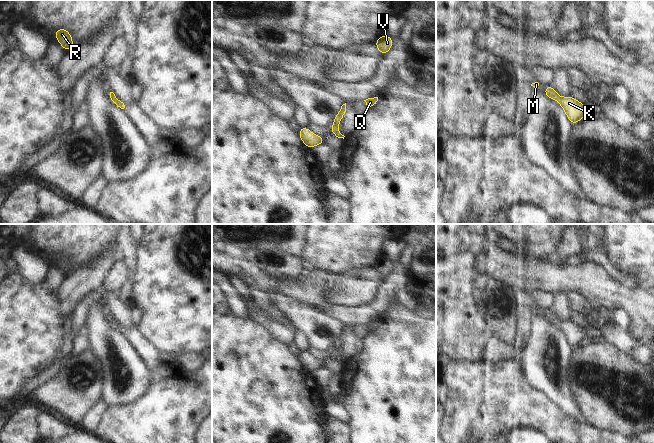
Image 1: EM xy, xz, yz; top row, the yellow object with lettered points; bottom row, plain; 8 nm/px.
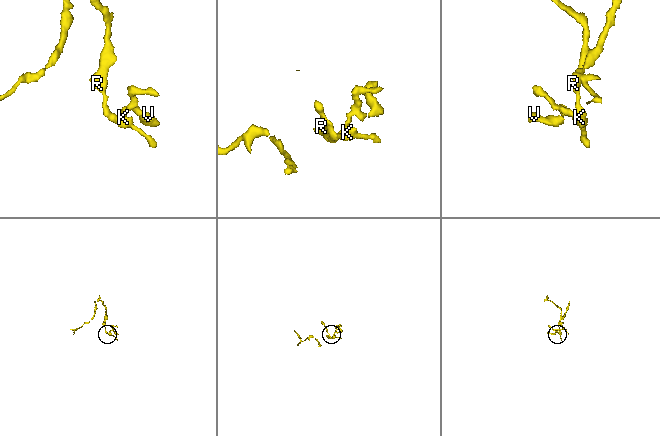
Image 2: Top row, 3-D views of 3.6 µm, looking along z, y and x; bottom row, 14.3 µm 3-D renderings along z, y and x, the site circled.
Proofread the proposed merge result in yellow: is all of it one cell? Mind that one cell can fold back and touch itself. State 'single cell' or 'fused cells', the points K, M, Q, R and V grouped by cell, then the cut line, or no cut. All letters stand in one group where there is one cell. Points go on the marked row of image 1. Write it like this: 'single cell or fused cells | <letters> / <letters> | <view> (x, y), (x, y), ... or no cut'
single cell | K M Q R V | no cut

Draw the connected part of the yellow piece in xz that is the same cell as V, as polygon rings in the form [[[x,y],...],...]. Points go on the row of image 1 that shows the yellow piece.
[[[383,35],[382,37],[378,38],[375,41],[377,49],[380,51],[381,54],[385,55],[389,52],[393,45],[392,37],[388,35]]]

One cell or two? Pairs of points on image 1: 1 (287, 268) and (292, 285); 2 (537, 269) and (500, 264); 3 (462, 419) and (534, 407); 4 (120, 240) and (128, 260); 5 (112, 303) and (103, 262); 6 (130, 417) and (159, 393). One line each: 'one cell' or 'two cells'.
1: two cells
2: one cell
3: one cell
4: one cell
5: two cells
6: one cell

